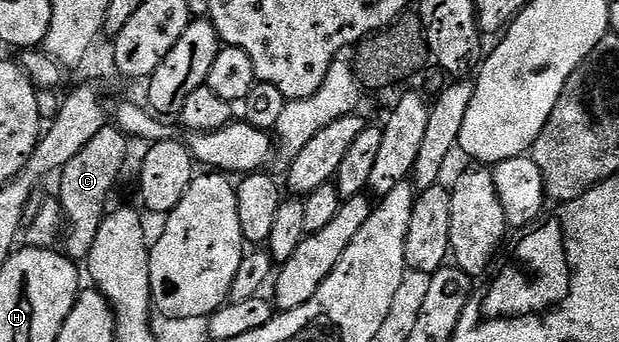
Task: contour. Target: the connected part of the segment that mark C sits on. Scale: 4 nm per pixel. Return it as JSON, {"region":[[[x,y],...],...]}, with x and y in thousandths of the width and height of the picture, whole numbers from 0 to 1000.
{"region":[[[173,363],[153,401],[141,418],[141,433],[128,444],[95,503],[99,520],[99,561],[95,582],[105,623],[108,670],[102,693],[102,731],[120,760],[142,757],[147,713],[153,713],[153,690],[170,637],[176,576],[195,520],[195,494],[208,462],[210,406],[187,365]]]}

